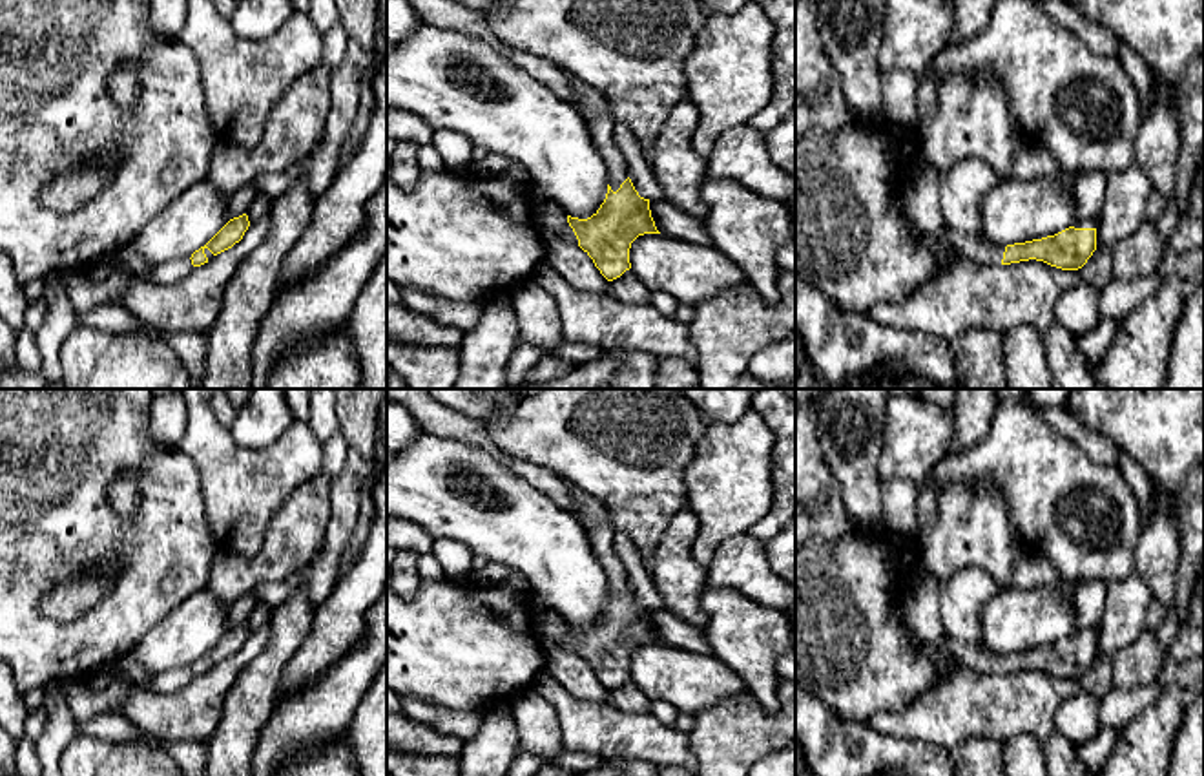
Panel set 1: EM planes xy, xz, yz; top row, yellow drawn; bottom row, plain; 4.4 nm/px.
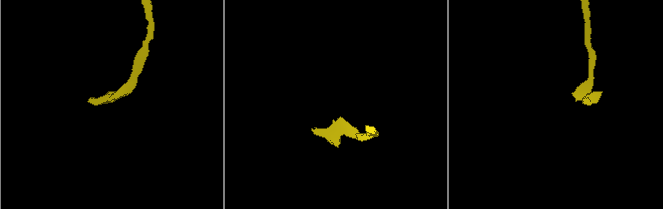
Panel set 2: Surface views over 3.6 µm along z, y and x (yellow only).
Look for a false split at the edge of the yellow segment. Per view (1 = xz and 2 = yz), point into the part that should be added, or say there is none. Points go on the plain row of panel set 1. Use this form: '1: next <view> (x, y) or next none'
1: next xz (590, 512)
2: next yz (949, 652)

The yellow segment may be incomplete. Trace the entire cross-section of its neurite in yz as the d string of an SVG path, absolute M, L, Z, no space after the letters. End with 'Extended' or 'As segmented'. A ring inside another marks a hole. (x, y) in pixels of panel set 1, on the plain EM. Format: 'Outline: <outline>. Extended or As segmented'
Outline: M903 603L896 604L894 613L905 626L916 652L936 661L939 668L963 666L976 674L1011 674L1036 668L1062 679L1078 679L1096 659L1098 624L1082 628L1054 645L1000 655L980 643L952 637L945 637L938 646L927 646L910 632Z. Extended

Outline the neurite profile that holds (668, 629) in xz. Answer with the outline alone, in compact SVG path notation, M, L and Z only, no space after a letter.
M666 608L649 610L651 626L660 643L677 646L680 650L697 650L701 654L711 654L711 645L706 634L699 626L691 626L673 615Z

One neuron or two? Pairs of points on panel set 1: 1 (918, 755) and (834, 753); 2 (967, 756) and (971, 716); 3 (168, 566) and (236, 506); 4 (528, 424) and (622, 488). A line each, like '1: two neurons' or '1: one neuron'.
1: one neuron
2: two neurons
3: two neurons
4: one neuron

